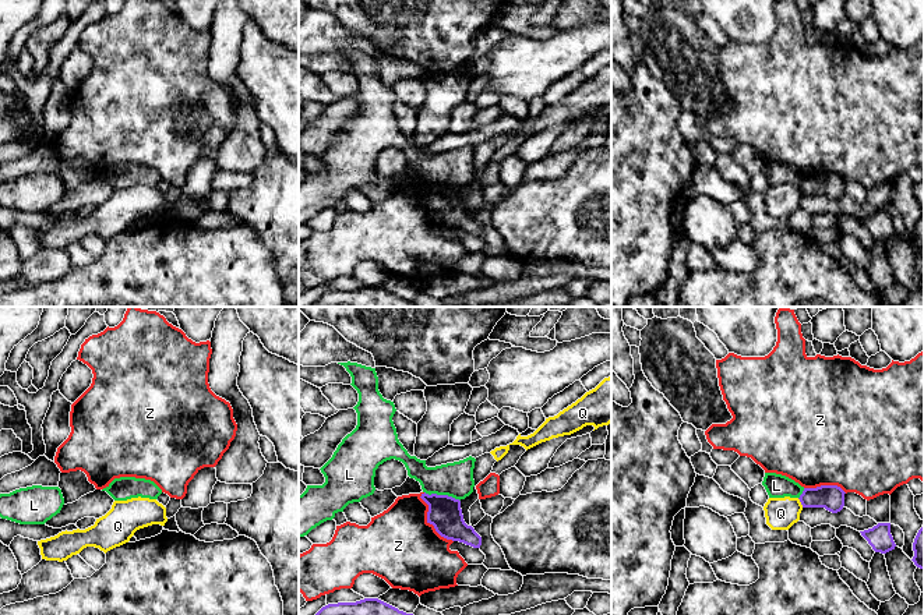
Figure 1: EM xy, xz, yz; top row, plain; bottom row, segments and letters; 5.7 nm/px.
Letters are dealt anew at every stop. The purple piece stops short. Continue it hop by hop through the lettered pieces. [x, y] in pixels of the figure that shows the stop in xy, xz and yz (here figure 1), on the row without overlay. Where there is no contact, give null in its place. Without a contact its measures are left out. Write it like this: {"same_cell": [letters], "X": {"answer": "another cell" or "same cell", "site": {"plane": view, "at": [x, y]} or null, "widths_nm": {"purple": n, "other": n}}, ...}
{"same_cell": [], "L": {"answer": "another cell", "site": {"plane": "xz", "at": [443, 183]}, "widths_nm": {"purple": 190, "other": 200}}, "Q": {"answer": "another cell", "site": {"plane": "yz", "at": [800, 188]}, "widths_nm": {"purple": 140, "other": 180}}, "Z": {"answer": "another cell", "site": {"plane": "xz", "at": [427, 208]}, "widths_nm": {"purple": 190, "other": 420}}}

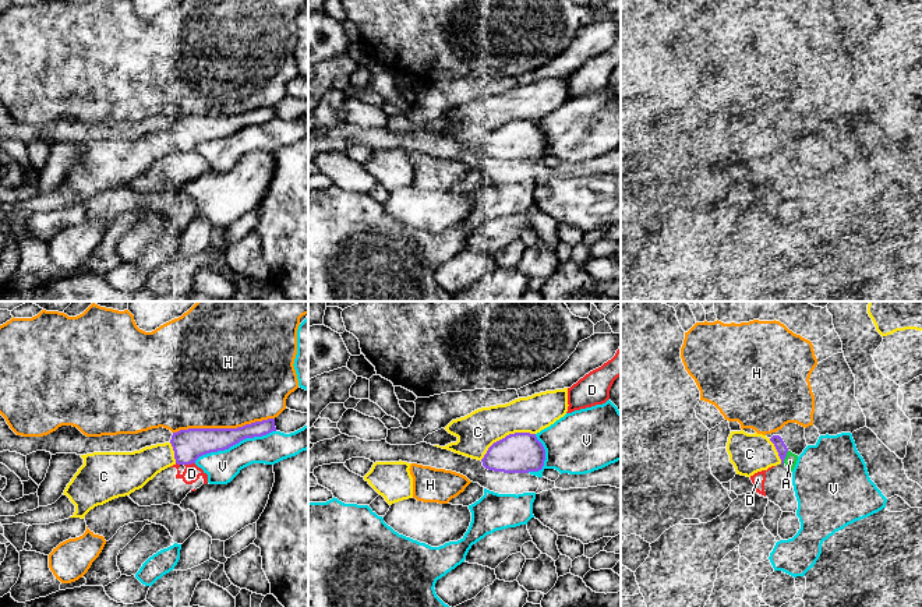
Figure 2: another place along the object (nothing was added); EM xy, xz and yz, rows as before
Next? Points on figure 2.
{"same_cell": ["A"], "A": {"answer": "same cell", "site": {"plane": "yz", "at": [786, 143]}, "widths_nm": {"purple": 70, "other": 70}}, "C": {"answer": "another cell", "site": {"plane": "xz", "at": [507, 123]}, "widths_nm": {"purple": 240, "other": 220}}, "D": {"answer": "another cell", "site": {"plane": "xy", "at": [189, 151]}, "widths_nm": {"purple": 180, "other": 100}}, "H": {"answer": "another cell", "site": {"plane": "xy", "at": [223, 116]}, "widths_nm": {"purple": 180, "other": 500}}, "V": {"answer": "another cell", "site": {"plane": "xy", "at": [235, 131]}, "widths_nm": {"purple": 170, "other": 190}}}

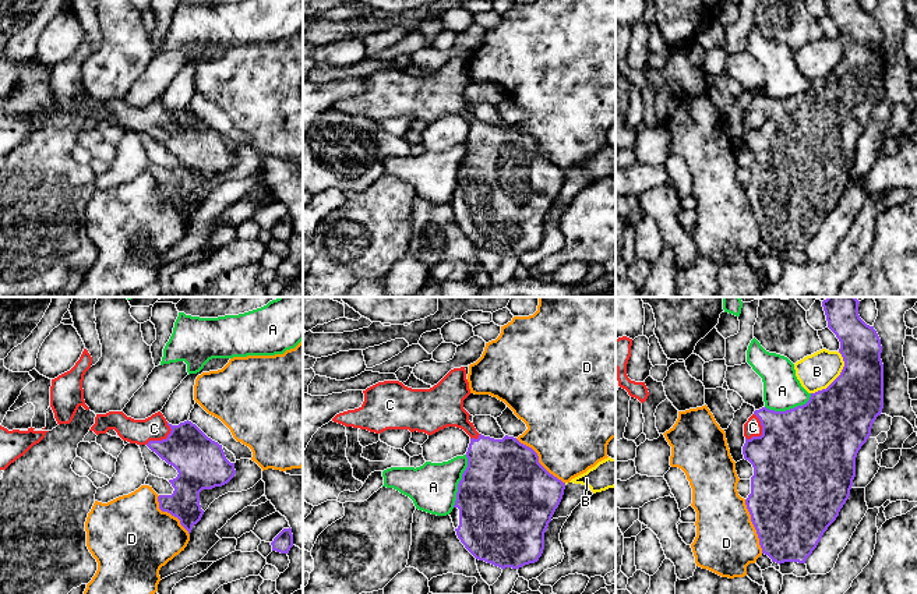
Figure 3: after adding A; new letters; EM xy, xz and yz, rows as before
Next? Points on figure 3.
{"same_cell": ["C"], "A": {"answer": "another cell", "site": {"plane": "xz", "at": [459, 169]}, "widths_nm": {"purple": 500, "other": 280}}, "B": {"answer": "another cell", "site": {"plane": "yz", "at": [838, 64]}, "widths_nm": {"purple": 400, "other": 200}}, "C": {"answer": "same cell", "site": {"plane": "yz", "at": [762, 119]}, "widths_nm": {"purple": 500, "other": 100}}, "D": {"answer": "another cell", "site": {"plane": "xz", "at": [538, 148]}, "widths_nm": {"purple": 500, "other": 460}}}

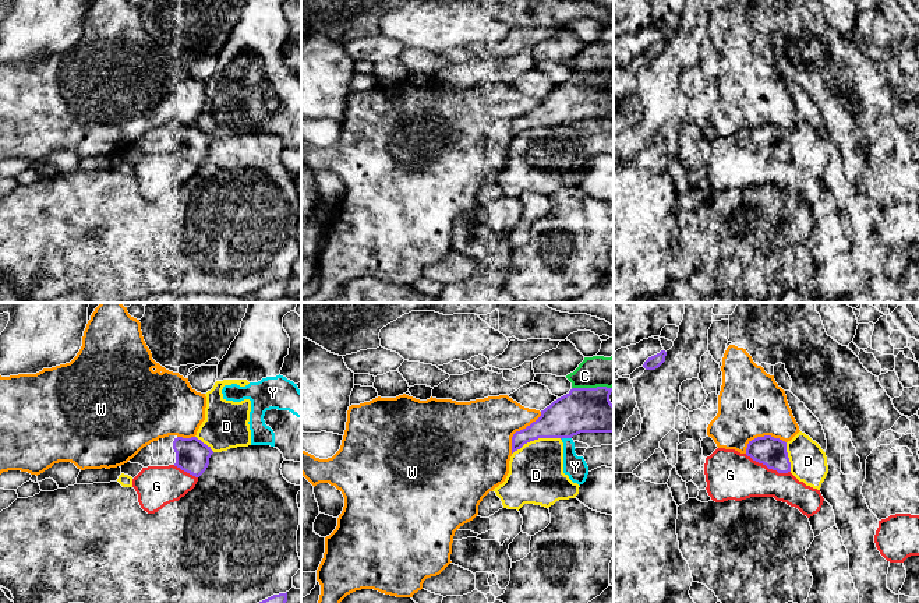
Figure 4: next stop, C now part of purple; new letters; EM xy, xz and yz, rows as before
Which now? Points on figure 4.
{"same_cell": [], "C": {"answer": "another cell", "site": {"plane": "xz", "at": [591, 76]}, "widths_nm": {"purple": 260, "other": 180}}, "D": {"answer": "another cell", "site": {"plane": "xz", "at": [536, 126]}, "widths_nm": {"purple": 240, "other": 320}}, "G": {"answer": "another cell", "site": {"plane": "yz", "at": [767, 154]}, "widths_nm": {"purple": 170, "other": 280}}, "W": {"answer": "another cell", "site": {"plane": "xz", "at": [520, 117]}, "widths_nm": {"purple": 220, "other": 400}}, "Y": {"answer": "another cell", "site": {"plane": "xz", "at": [565, 124]}, "widths_nm": {"purple": 260, "other": 130}}}

